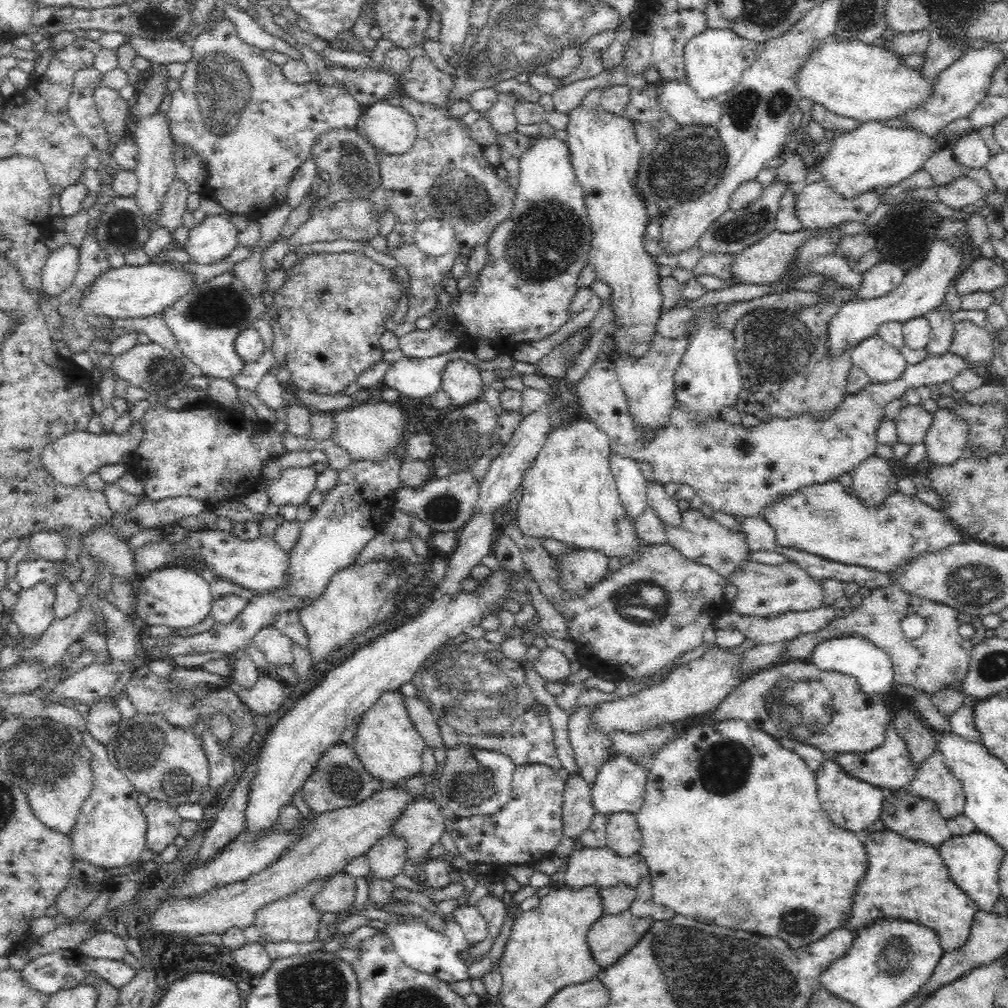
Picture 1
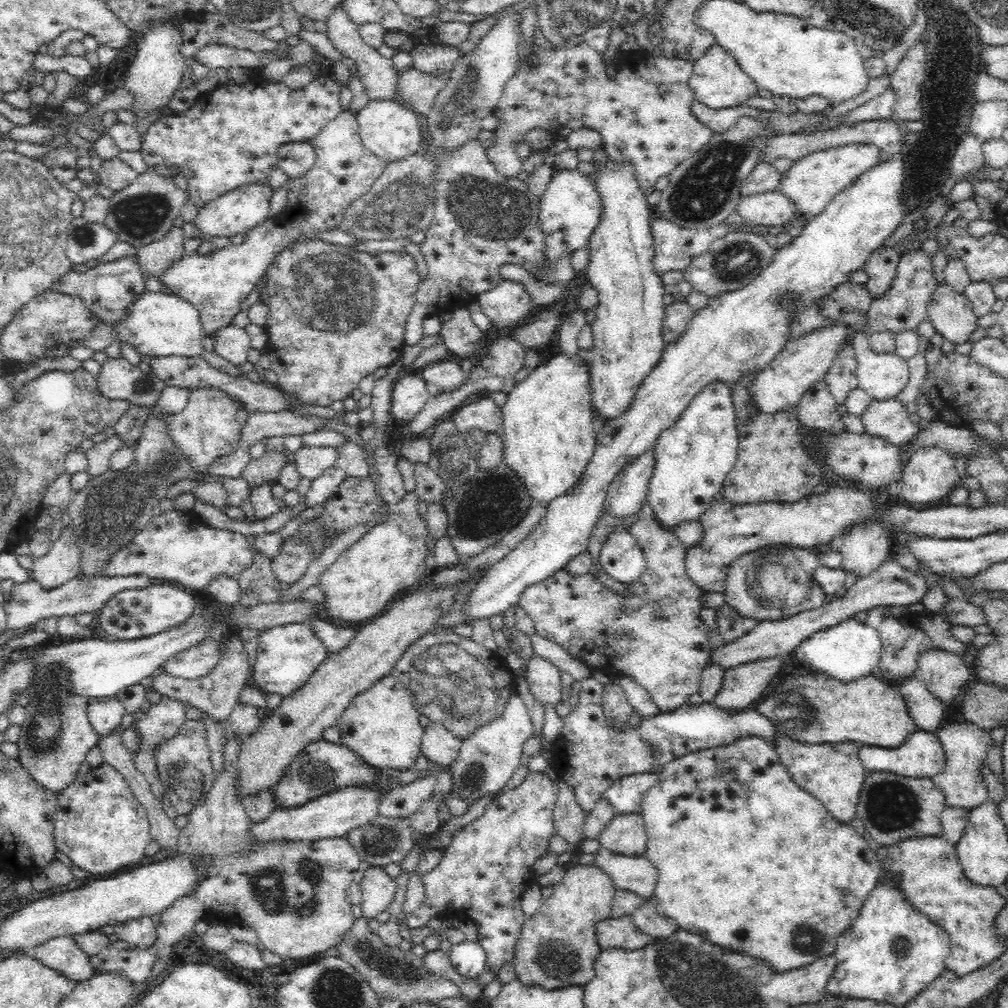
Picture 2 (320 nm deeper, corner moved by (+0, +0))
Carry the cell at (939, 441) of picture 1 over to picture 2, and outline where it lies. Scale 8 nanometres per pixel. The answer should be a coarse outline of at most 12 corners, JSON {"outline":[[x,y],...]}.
{"outline":[[922,445],[902,468],[912,505],[948,496],[960,481],[957,457]]}

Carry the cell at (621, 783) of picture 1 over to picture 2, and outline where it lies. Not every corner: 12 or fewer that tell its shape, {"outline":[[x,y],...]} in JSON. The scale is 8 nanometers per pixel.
{"outline":[[657,773],[623,776],[603,797],[618,815],[640,813]]}

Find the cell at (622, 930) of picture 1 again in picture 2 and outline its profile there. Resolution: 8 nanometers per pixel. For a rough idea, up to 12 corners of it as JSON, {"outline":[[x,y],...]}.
{"outline":[[631,915],[600,921],[601,949],[636,950],[654,939]]}

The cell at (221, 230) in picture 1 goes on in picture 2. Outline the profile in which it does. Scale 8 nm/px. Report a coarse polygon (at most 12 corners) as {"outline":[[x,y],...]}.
{"outline":[[269,184],[240,186],[200,209],[202,238],[248,235],[269,218]]}

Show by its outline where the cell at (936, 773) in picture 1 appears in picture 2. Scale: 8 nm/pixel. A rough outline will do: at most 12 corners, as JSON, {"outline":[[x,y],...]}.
{"outline":[[964,720],[937,730],[945,761],[931,781],[945,806],[990,799],[978,769],[988,731]]}

